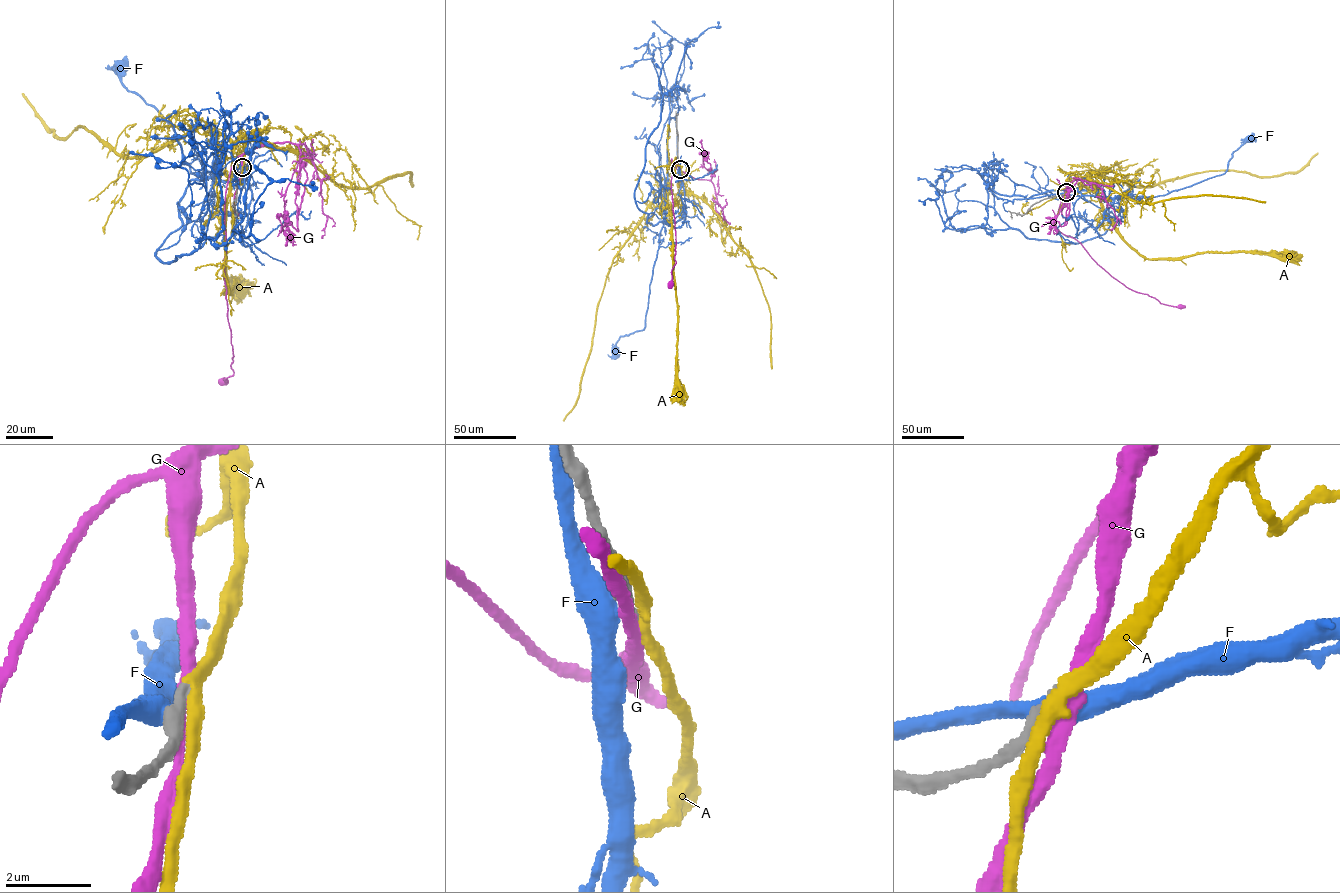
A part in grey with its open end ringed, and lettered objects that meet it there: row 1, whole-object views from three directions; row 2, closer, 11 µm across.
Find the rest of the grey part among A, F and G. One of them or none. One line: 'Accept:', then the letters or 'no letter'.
Accept: A

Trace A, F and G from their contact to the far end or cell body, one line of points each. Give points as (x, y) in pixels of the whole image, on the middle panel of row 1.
A: (680, 168), (686, 191), (675, 195), (672, 214), (679, 396)
F: (680, 168), (685, 208), (681, 218), (665, 223), (660, 233), (645, 325), (621, 336), (615, 353)
G: (680, 168), (675, 167), (671, 159), (676, 263), (670, 284)

